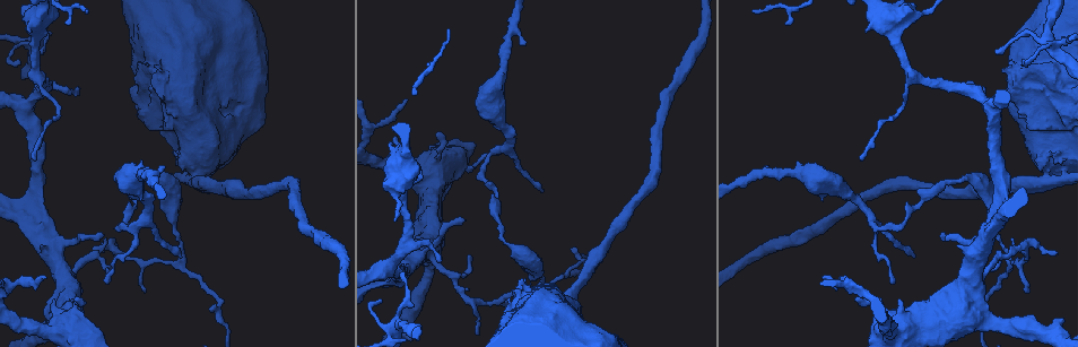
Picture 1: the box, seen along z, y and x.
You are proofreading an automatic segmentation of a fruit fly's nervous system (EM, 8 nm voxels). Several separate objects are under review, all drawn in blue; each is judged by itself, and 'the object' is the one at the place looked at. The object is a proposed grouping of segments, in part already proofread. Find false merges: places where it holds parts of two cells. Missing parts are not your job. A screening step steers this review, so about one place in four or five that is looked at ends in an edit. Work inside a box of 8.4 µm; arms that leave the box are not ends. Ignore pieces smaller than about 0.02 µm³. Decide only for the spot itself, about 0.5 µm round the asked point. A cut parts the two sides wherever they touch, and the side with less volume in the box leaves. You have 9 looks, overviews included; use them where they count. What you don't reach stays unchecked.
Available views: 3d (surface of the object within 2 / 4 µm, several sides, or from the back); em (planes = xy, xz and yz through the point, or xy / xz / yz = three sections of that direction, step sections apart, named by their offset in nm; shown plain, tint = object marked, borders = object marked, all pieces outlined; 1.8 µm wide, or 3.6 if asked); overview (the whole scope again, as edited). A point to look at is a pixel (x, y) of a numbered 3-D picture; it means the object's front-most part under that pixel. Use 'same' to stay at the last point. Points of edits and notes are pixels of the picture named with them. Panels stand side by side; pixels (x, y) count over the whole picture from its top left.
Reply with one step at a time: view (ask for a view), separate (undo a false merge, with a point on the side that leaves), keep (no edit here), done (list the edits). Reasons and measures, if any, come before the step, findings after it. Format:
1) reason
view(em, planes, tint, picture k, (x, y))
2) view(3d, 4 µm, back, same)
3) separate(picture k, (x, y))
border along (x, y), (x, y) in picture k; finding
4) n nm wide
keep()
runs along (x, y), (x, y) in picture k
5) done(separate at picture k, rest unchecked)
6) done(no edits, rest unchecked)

sharp bend
view(em, 3.6 µm, planes, tint, picture 1, (1047, 175))

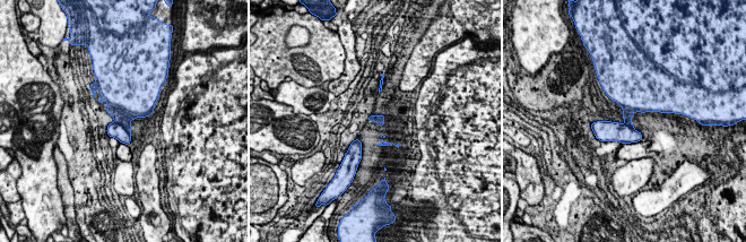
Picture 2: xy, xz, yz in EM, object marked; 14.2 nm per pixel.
separate(picture 2, (115, 130))
border along (114, 121), (129, 135) in picture 2; a second cell is stuck on

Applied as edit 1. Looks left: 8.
view(overview)

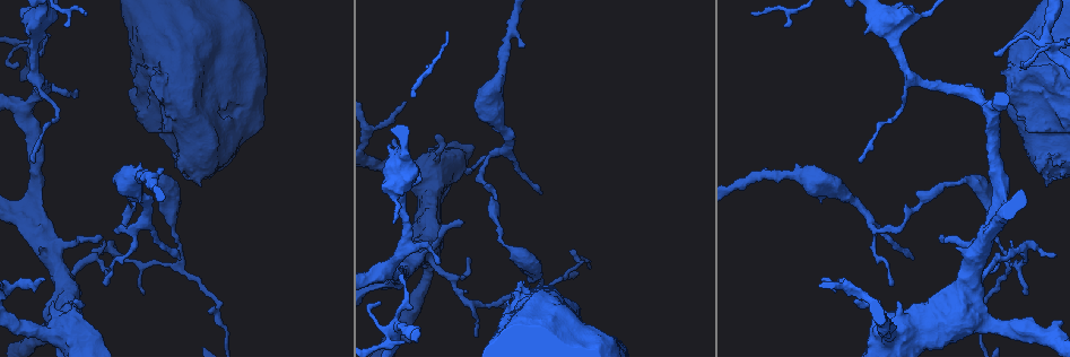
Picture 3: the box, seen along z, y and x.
abrupt turn
view(em, yz, step 16, tint, picture 3, (1021, 247))

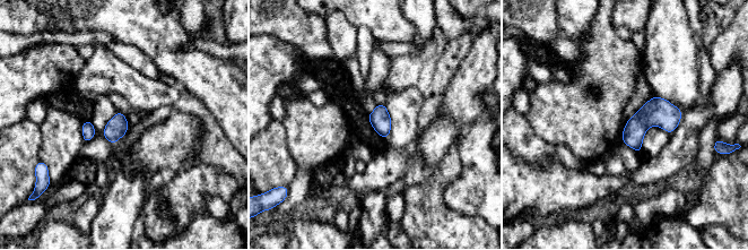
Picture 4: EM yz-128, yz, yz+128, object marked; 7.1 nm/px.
cut it another way
view(em, planes, borders, same)

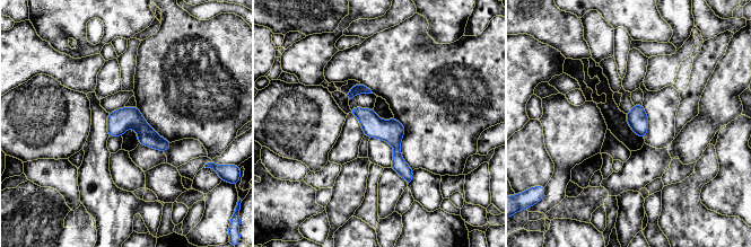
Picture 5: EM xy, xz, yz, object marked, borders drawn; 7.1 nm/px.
keep()
runs along (354, 111), (396, 144), (409, 177) in picture 5; continuous, no second cell

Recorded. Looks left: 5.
sharp bend
view(3d, 2 µm, picture 3, (538, 286))

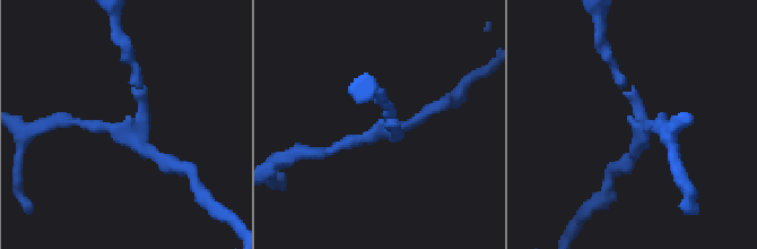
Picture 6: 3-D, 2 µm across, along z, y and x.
3 arms; now the EM
view(em, planes, borders, picture 6, (384, 132))

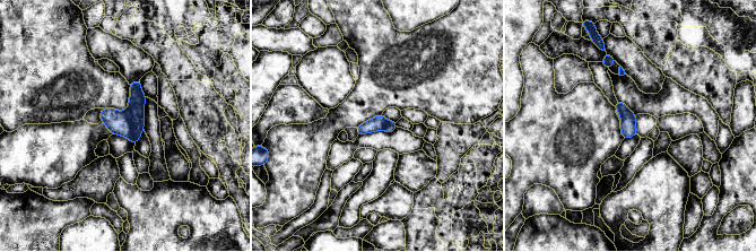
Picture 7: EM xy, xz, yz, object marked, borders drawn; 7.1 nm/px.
100 nm wide
separate(picture 7, (136, 112))
the part that leaves runs along (137, 84), (138, 131) in picture 7; two cells meet here

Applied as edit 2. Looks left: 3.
thick turns thin
view(em, xz, step 4, tint, picture 3, (997, 218))

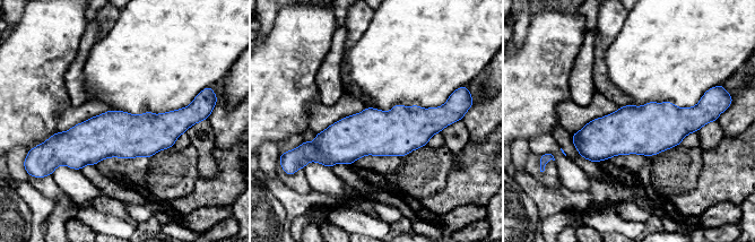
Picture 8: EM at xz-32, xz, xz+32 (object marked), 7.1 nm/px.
another direction
view(em, planes, tint, same)

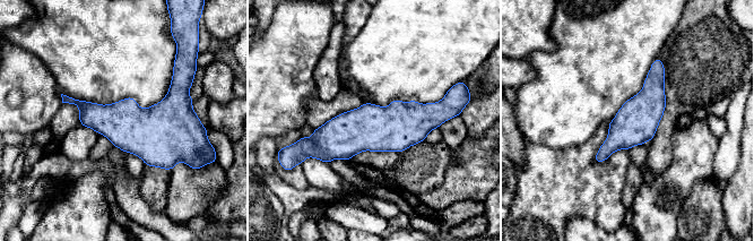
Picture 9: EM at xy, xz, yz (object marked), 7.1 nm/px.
300 nm wide
keep()
runs along (442, 112), (392, 129), (311, 141) in picture 9; all the same cell

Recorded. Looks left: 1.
done(separate at picture 2, separate at picture 7, rest unchecked)

